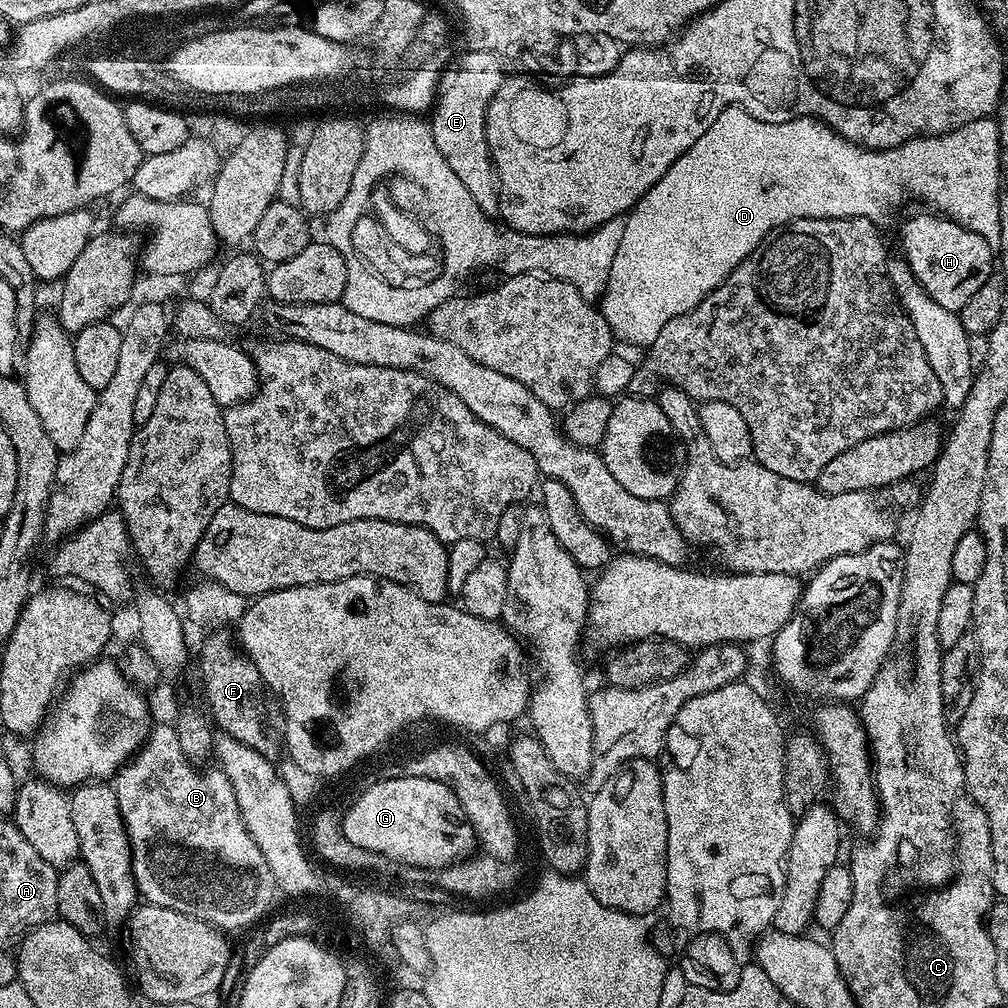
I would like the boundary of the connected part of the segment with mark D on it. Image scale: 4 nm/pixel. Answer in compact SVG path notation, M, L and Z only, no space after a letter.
M730 106L722 110L718 118L714 118L714 126L710 126L710 130L706 130L706 134L702 134L702 138L698 138L698 142L694 142L694 146L690 146L690 150L686 150L686 154L682 154L682 158L678 158L678 162L674 162L674 166L670 166L670 170L662 174L660 181L638 201L631 212L627 213L626 231L622 234L618 254L614 254L614 266L610 266L608 289L598 304L604 314L604 323L611 326L612 335L617 341L625 340L628 344L641 344L641 346L650 345L654 342L654 338L658 338L658 334L662 334L662 326L666 326L670 318L678 318L697 308L770 233L784 224L802 218L854 218L855 216L865 216L867 220L883 222L891 214L892 208L898 207L903 202L904 196L913 196L914 199L921 200L924 203L921 205L947 216L949 220L958 222L964 228L974 230L974 234L982 234L982 238L986 238L988 244L999 245L1000 143L995 119L975 120L939 136L913 136L905 144L873 150L852 144L846 138L839 136L829 124L823 124L821 120L811 116L799 116L798 119L790 122L771 124L754 118L745 108Z

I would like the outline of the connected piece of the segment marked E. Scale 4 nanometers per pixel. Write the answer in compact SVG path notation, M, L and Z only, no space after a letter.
M467 50L440 78L435 103L430 109L430 123L434 134L434 143L442 150L442 158L450 162L450 170L458 174L462 186L470 190L474 202L490 218L497 215L500 207L498 177L492 167L492 155L486 142L486 110L490 102L504 85L506 71L500 65L501 57L495 52Z

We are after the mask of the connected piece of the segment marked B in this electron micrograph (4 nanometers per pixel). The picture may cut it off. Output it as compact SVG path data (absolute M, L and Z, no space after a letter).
M168 723L157 728L155 725L140 751L116 773L114 787L118 810L132 847L132 877L136 880L137 893L149 904L166 906L216 926L252 924L278 896L276 879L270 866L266 866L262 850L258 850L258 842L254 842L246 828L230 778L219 766L211 767L201 770L189 764L186 754L182 754L182 746L178 746L175 727Z

